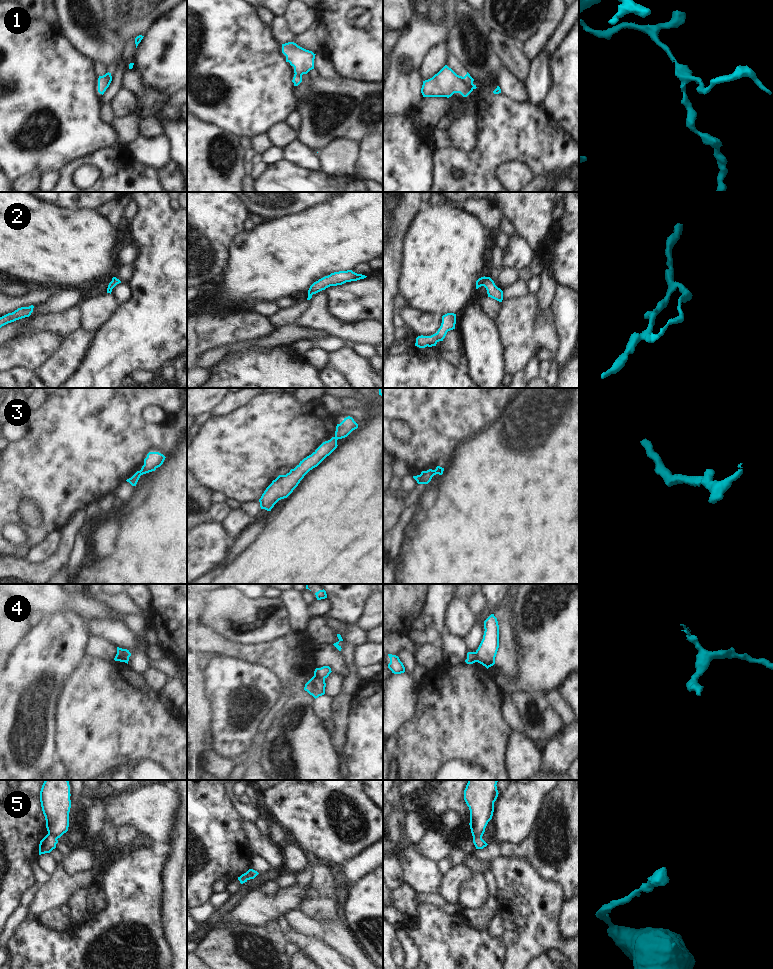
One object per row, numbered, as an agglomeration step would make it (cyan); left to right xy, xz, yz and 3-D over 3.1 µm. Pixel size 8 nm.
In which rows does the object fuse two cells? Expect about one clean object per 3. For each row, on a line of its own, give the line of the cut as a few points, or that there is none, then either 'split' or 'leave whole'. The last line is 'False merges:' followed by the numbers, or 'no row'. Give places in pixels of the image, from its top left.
1: cut in yz along (458, 76), (472, 89); split
2: no cut; leave whole
3: cut in xy along (139, 471), (140, 475); split
4: cut in xz along (314, 675), (324, 678); split
5: cut in xy along (48, 833), (57, 838); split
False merges: 1, 3, 4, 5

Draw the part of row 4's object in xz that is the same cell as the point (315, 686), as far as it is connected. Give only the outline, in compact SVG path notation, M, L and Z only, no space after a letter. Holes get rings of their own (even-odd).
M313 676L304 687L304 690L307 691L310 695L312 695L315 699L319 696L325 694L325 678L318 678Z

